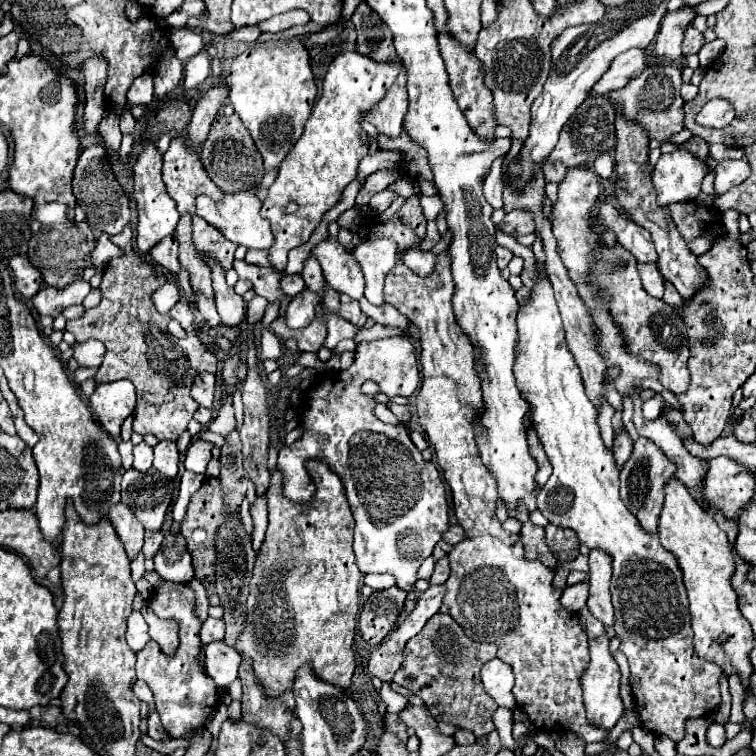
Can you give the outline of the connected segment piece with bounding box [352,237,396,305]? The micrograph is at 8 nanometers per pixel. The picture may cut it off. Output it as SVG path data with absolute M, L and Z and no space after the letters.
M372 239L354 247L352 255L360 261L362 273L366 277L366 299L374 305L384 303L382 287L384 277L396 265L396 241L392 239Z

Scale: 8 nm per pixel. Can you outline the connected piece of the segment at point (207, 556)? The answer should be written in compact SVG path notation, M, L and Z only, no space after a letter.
M208 477L204 481L204 485L192 495L190 503L188 503L188 511L180 523L180 533L186 539L188 551L192 555L192 563L194 563L194 571L196 571L196 579L200 579L204 585L210 585L216 577L214 577L214 563L216 563L216 551L214 551L214 539L216 539L216 531L220 525L224 525L226 521L226 507L222 503L222 495L220 495L220 485L216 479Z

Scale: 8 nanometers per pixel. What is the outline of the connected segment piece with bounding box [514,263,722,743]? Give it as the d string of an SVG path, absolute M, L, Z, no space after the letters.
M536 263L538 275L536 285L532 287L532 293L528 301L518 309L518 343L520 351L514 363L514 375L516 375L516 387L524 401L532 405L532 425L536 429L536 435L554 467L552 477L548 483L538 491L538 509L542 515L560 527L574 529L580 543L590 549L604 549L612 555L612 605L616 611L616 635L622 639L620 651L628 657L630 663L630 687L634 691L636 699L636 711L646 729L650 729L654 735L666 735L674 743L684 739L684 725L688 719L704 717L710 711L714 711L720 703L720 689L718 689L718 677L722 675L722 669L698 657L694 653L692 643L692 627L688 617L688 599L686 589L682 583L680 567L676 565L676 559L672 553L668 553L656 537L648 537L644 529L640 529L640 523L636 517L626 509L626 505L620 499L620 479L618 469L612 461L612 453L602 443L600 429L596 423L596 409L584 397L584 385L580 377L580 369L568 351L566 339L564 339L564 325L558 313L558 305L552 293L552 285L544 269Z

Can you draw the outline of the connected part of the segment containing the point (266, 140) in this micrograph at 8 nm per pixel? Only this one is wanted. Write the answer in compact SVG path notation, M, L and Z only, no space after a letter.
M294 39L290 43L282 45L258 45L242 51L230 67L230 103L236 111L236 115L242 119L246 129L252 133L252 139L256 147L260 147L260 153L264 157L266 167L276 167L282 163L282 159L288 155L292 145L302 135L304 123L310 117L312 103L316 101L316 83L310 69L310 55L302 41Z

